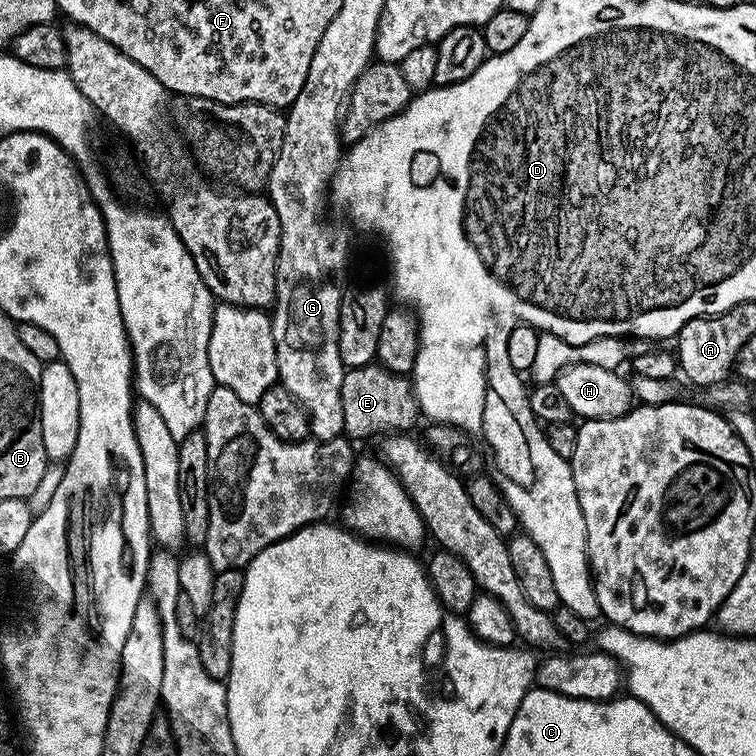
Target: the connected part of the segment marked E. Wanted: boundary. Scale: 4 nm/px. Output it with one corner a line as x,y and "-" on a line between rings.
379,362
345,371
342,378
342,422
345,437
356,441
364,440
367,436
380,438
385,434
408,434
419,420
422,420
420,403
408,376
394,374

